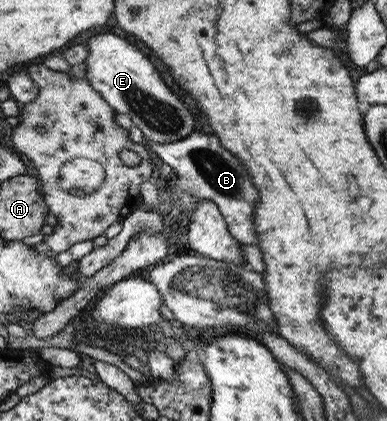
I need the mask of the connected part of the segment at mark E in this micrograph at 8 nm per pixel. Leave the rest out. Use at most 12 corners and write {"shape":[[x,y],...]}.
{"shape":[[126,38],[87,39],[85,75],[156,143],[194,131],[183,99]]}

